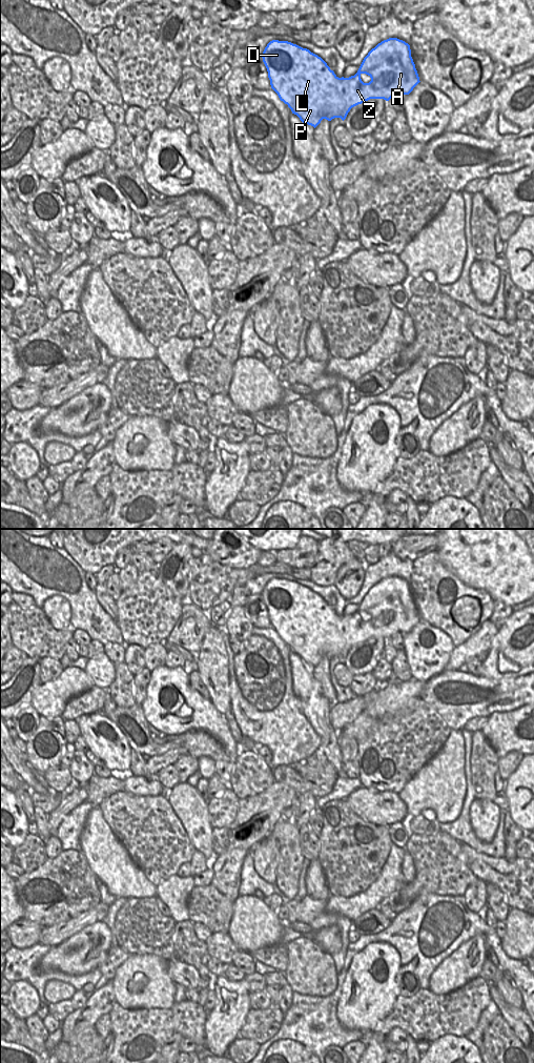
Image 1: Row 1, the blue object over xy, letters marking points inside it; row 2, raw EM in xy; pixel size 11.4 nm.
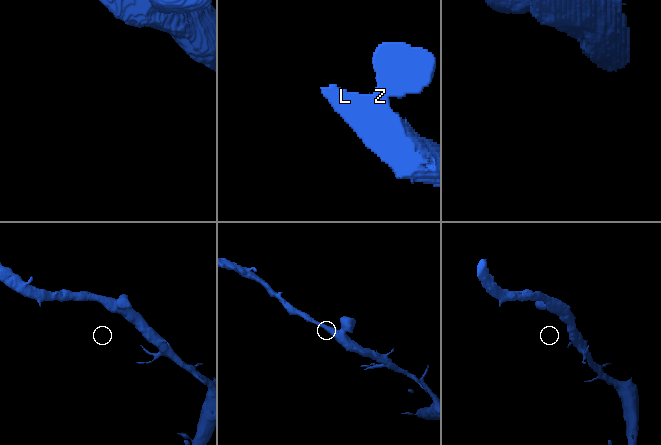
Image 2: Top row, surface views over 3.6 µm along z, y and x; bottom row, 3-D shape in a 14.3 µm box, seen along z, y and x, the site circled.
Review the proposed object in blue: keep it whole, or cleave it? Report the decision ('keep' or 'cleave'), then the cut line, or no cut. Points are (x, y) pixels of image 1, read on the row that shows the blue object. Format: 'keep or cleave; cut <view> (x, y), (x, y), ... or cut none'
keep; cut none

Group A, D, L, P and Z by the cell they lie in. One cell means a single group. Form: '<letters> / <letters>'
A D L P Z

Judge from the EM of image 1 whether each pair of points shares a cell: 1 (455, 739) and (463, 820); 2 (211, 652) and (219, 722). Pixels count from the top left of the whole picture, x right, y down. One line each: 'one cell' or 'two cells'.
1: two cells
2: two cells

